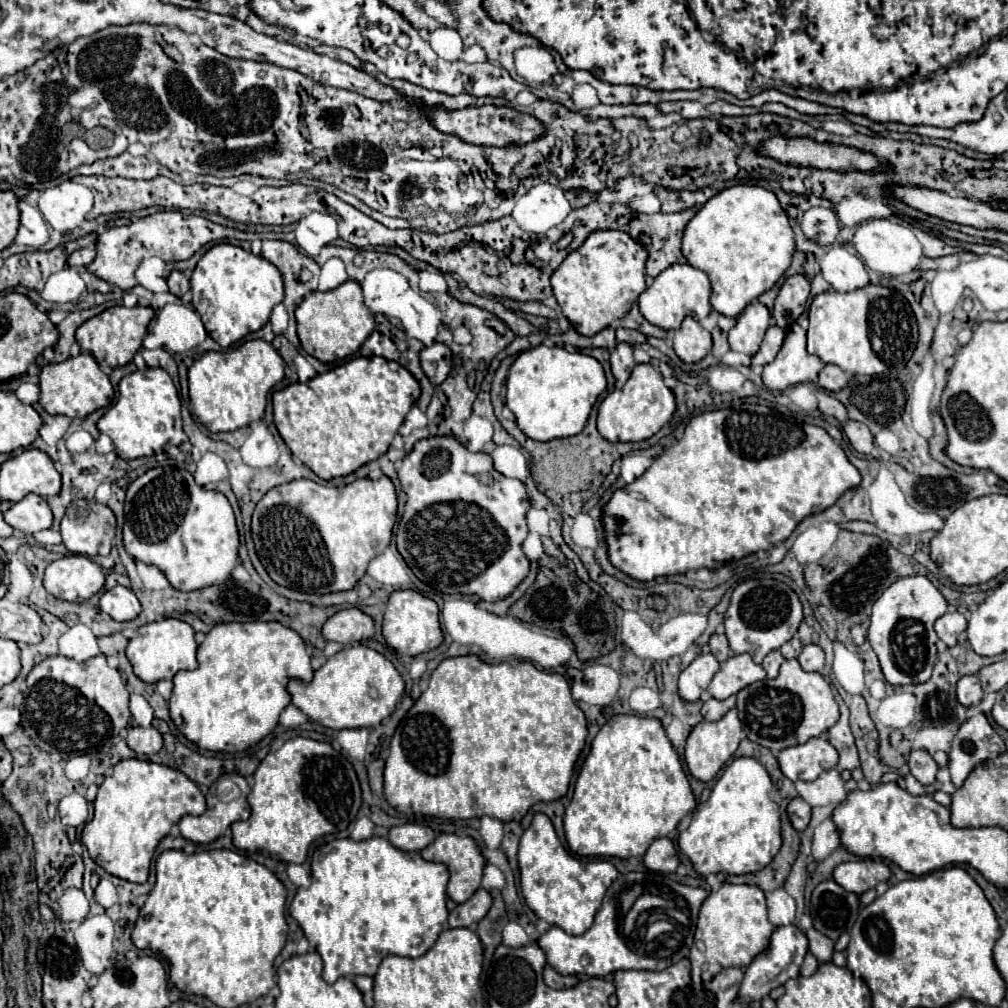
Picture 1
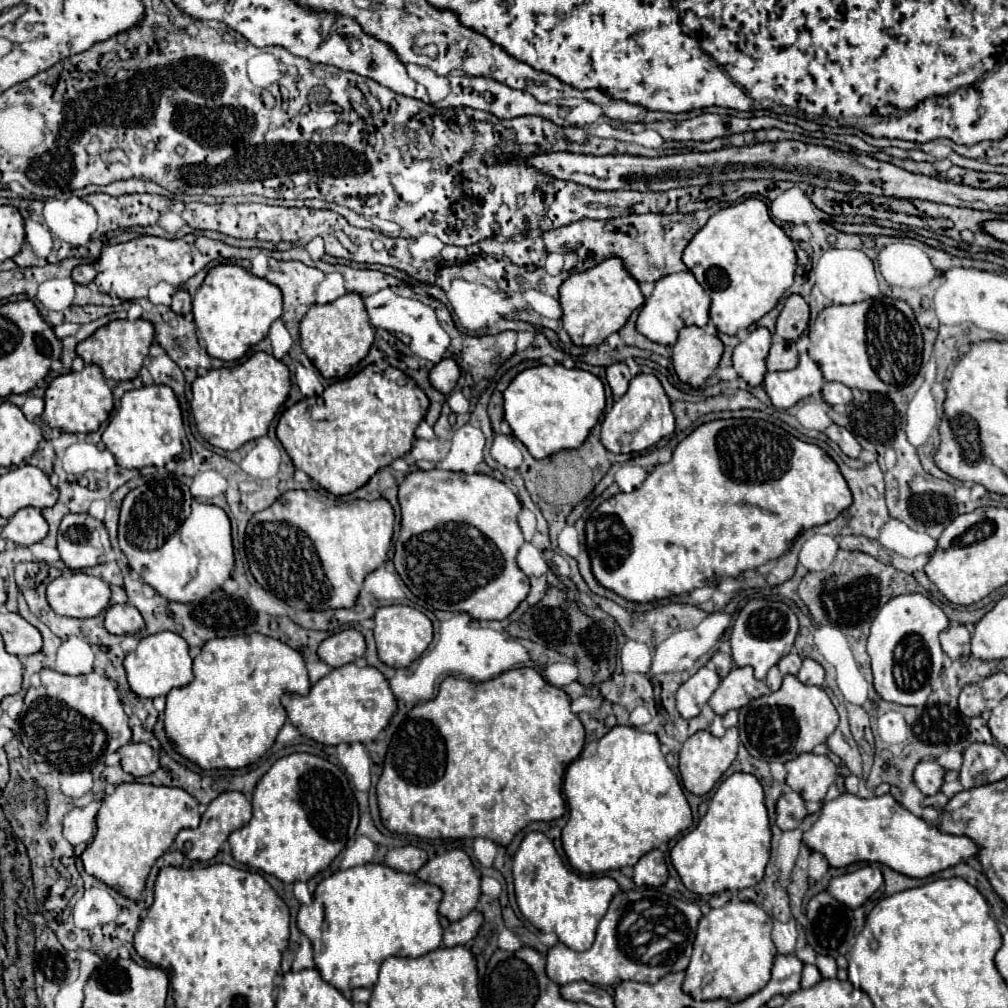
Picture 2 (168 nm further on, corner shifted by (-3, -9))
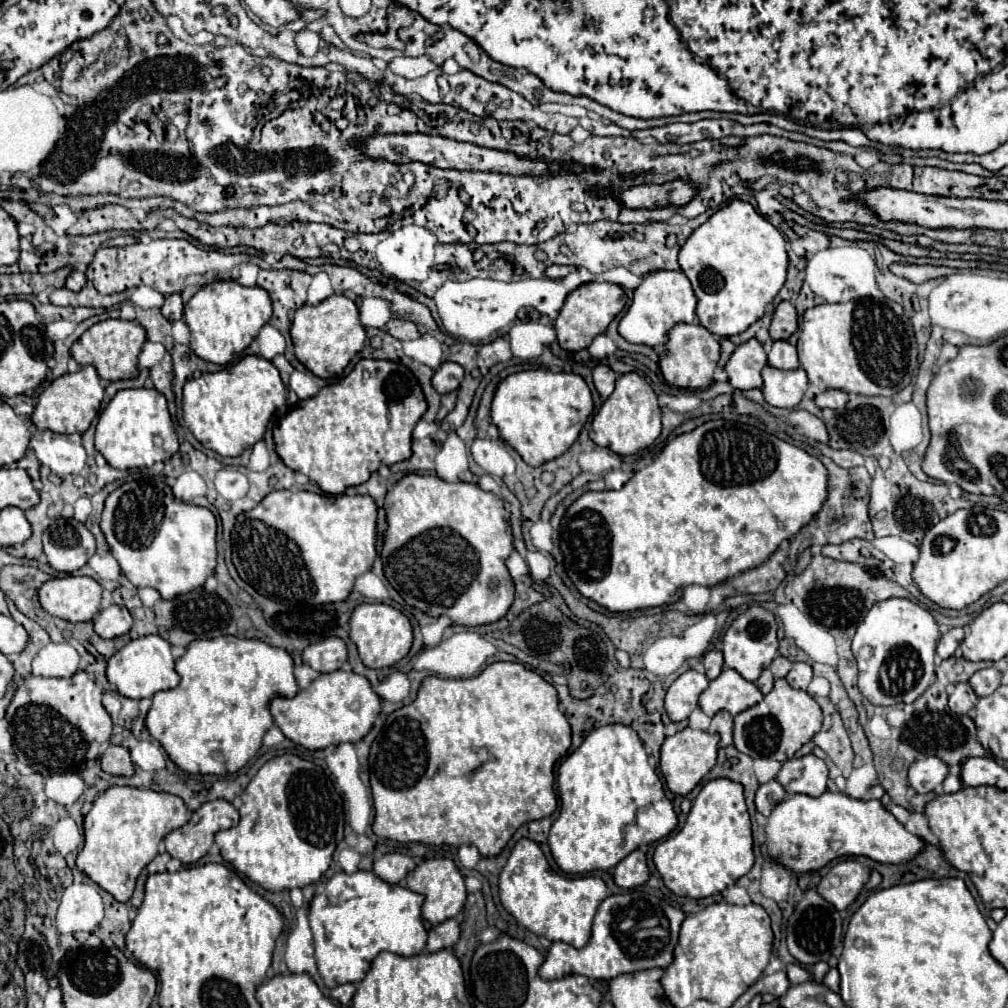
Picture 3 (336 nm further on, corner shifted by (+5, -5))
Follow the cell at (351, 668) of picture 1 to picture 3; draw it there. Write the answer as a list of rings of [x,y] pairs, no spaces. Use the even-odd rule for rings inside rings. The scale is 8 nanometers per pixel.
[[[343,670],[321,674],[309,684],[309,688],[301,690],[293,698],[275,696],[271,700],[271,716],[275,726],[285,734],[285,738],[307,750],[323,750],[341,742],[359,742],[371,730],[379,710],[381,698],[373,692],[369,680],[355,672]]]

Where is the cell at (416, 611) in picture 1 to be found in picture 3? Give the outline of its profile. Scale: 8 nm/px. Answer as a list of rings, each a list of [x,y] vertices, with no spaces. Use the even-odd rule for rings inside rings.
[[[359,604],[349,620],[349,638],[357,646],[359,658],[367,668],[385,668],[385,666],[393,666],[395,662],[407,656],[413,642],[413,630],[407,616],[395,610],[393,606]]]

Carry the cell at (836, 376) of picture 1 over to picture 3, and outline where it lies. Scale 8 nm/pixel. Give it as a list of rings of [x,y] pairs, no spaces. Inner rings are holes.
[[[827,390],[827,392],[815,396],[815,404],[819,408],[837,410],[837,408],[843,408],[847,404],[847,394],[841,392],[841,390]]]

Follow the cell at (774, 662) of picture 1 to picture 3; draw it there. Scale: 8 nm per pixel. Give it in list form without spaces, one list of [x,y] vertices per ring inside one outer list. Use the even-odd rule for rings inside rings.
[[[767,668],[767,670],[763,670],[763,672],[761,672],[761,676],[759,676],[759,680],[755,682],[755,686],[757,686],[763,694],[769,694],[769,692],[771,692],[771,688],[773,688],[773,682],[775,682],[775,678],[773,678],[771,670]]]

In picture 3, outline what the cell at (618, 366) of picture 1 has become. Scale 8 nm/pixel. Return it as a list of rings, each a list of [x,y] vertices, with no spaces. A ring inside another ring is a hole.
[[[595,366],[593,368],[593,384],[601,396],[601,400],[607,400],[615,388],[617,374],[609,366]]]

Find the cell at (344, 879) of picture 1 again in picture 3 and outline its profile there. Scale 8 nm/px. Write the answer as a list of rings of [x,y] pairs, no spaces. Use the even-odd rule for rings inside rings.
[[[359,870],[351,876],[343,872],[335,874],[309,906],[315,958],[325,986],[337,988],[347,982],[361,982],[379,952],[395,952],[405,958],[423,954],[427,932],[421,920],[421,904],[421,894],[397,884],[387,884],[373,872]]]

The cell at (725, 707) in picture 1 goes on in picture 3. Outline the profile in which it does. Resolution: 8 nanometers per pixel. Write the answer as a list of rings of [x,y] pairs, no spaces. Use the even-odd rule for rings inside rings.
[[[719,712],[711,718],[711,726],[708,732],[721,736],[719,746],[731,746],[733,744],[733,716],[729,712]]]

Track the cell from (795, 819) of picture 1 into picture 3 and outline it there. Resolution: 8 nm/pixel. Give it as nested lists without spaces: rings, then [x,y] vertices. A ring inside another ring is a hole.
[[[769,780],[769,782],[761,784],[759,790],[755,792],[755,806],[763,816],[767,816],[767,814],[771,814],[775,804],[779,804],[785,798],[785,794],[787,792],[783,790],[783,786],[777,780]]]

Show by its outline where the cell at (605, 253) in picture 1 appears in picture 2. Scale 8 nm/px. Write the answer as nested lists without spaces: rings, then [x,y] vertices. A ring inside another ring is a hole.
[[[605,258],[599,266],[573,272],[559,288],[559,302],[563,308],[561,324],[571,340],[581,346],[599,346],[609,334],[625,326],[631,312],[645,302],[645,296],[635,278],[627,274],[621,258]]]

